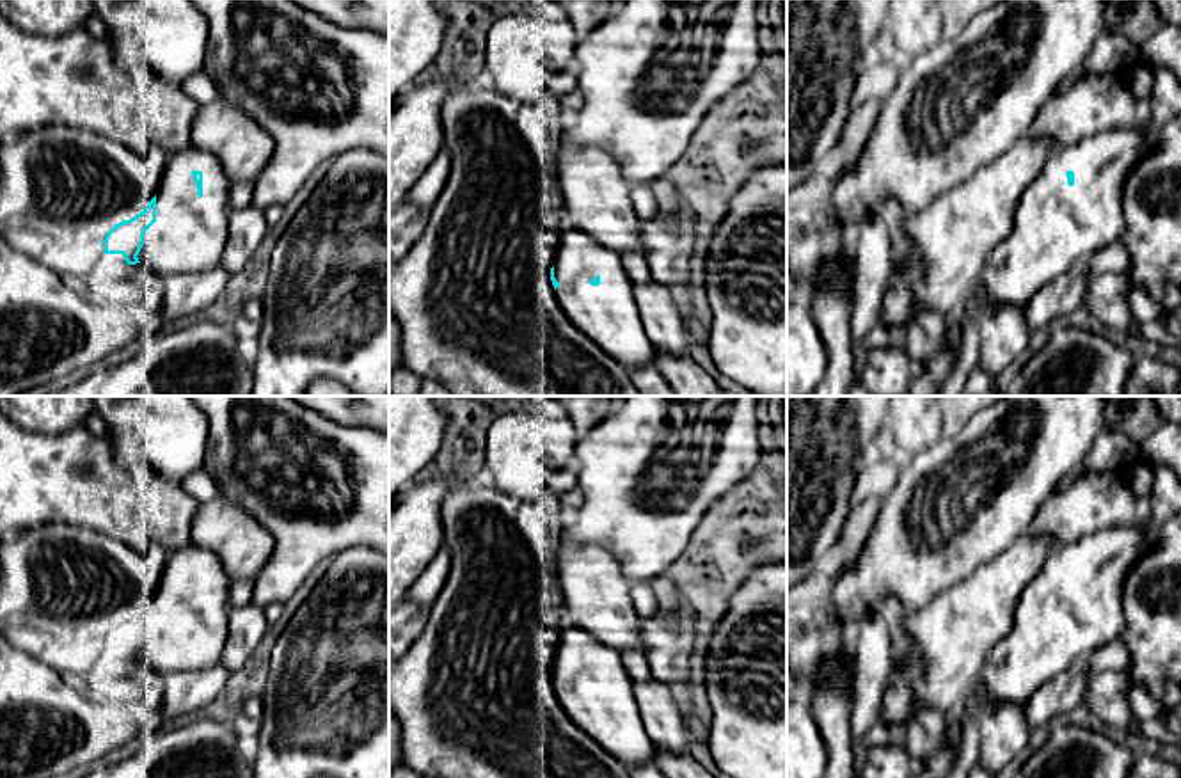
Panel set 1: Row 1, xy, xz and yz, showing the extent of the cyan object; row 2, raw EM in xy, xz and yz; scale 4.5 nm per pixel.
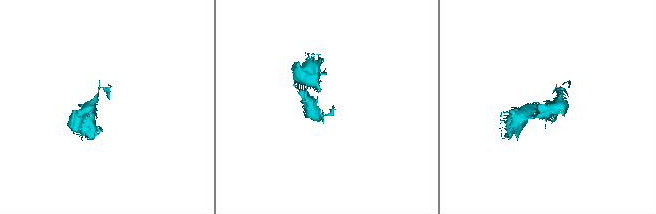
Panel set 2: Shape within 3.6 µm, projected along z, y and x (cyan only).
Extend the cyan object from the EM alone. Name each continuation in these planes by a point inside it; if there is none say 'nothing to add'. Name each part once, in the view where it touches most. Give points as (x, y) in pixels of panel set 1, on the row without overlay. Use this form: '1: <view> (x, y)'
1: xy (189, 635)

